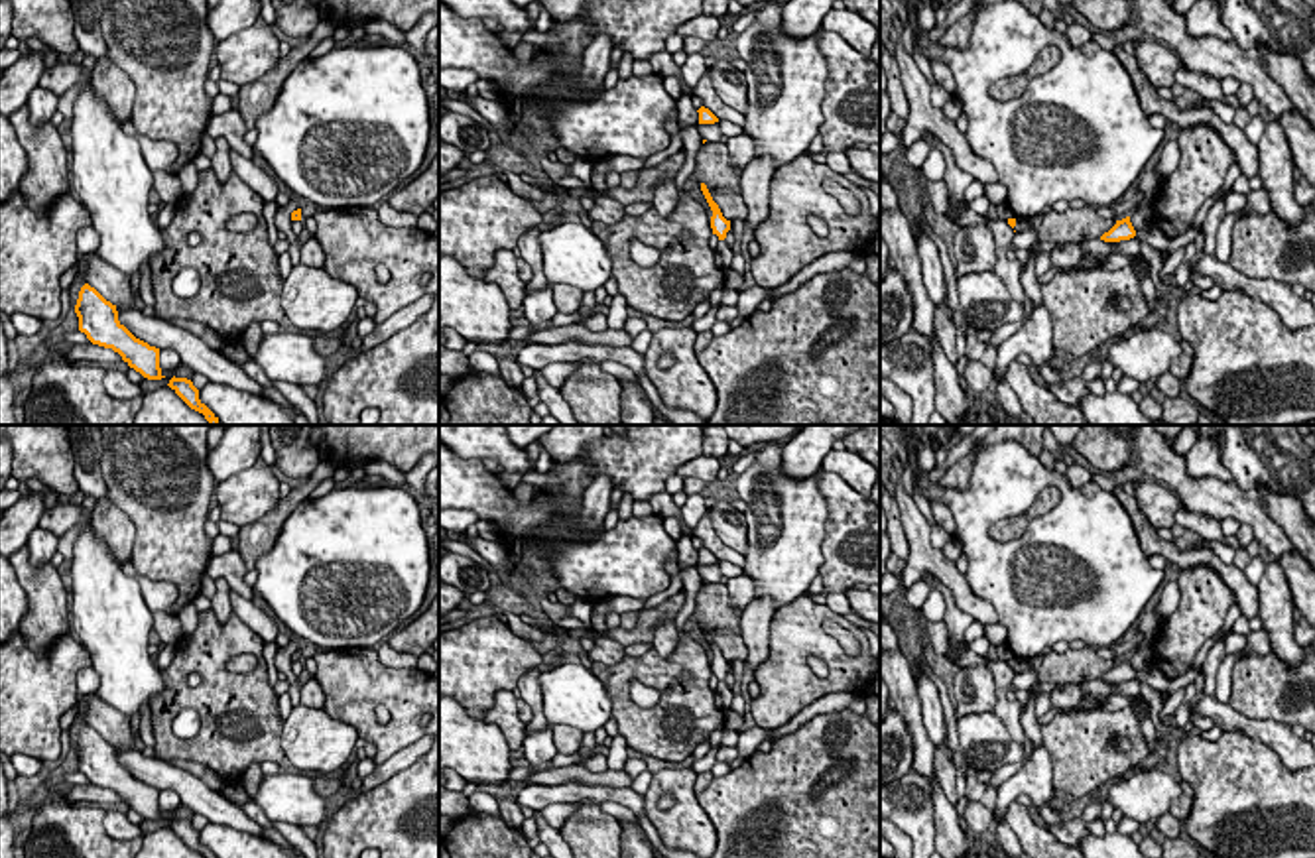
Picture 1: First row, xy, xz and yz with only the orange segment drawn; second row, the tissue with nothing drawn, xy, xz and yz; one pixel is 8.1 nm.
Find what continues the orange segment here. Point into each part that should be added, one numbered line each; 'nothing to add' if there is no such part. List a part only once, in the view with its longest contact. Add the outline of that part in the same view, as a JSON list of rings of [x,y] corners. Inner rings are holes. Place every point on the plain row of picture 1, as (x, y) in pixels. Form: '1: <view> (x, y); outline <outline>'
1: xz (723, 695); outline [[[719,681],[719,687],[715,691],[715,705],[722,710],[730,708],[732,695],[732,689],[724,681]]]

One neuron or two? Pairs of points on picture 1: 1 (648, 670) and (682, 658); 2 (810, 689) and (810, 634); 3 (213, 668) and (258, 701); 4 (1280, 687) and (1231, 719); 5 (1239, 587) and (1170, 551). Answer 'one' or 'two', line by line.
1: one
2: one
3: one
4: two
5: one

